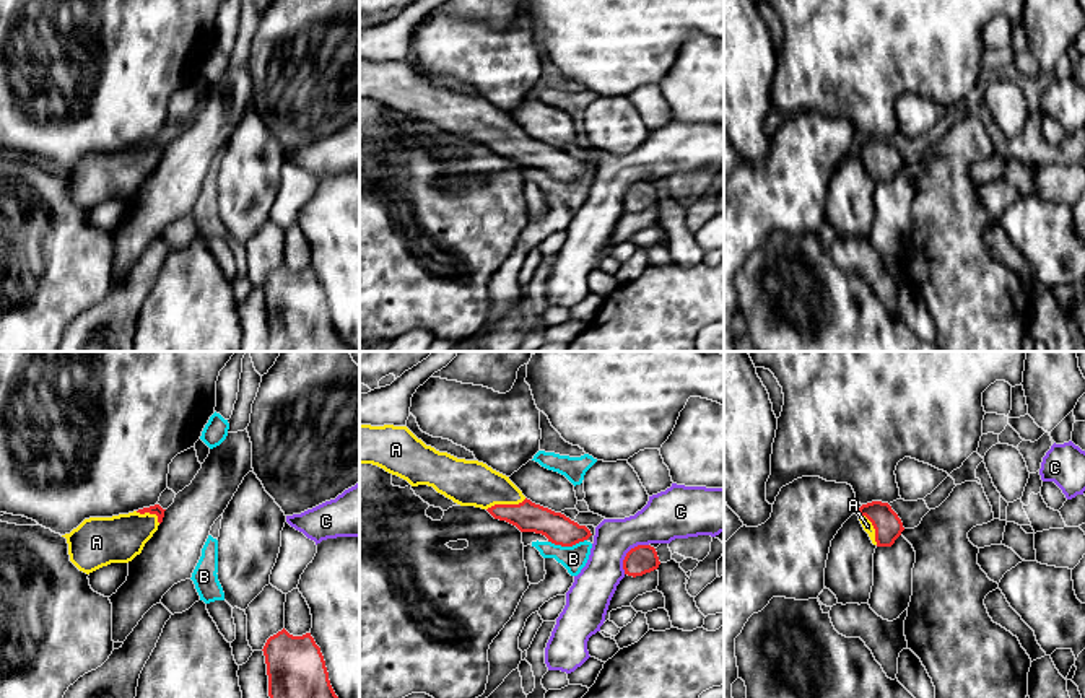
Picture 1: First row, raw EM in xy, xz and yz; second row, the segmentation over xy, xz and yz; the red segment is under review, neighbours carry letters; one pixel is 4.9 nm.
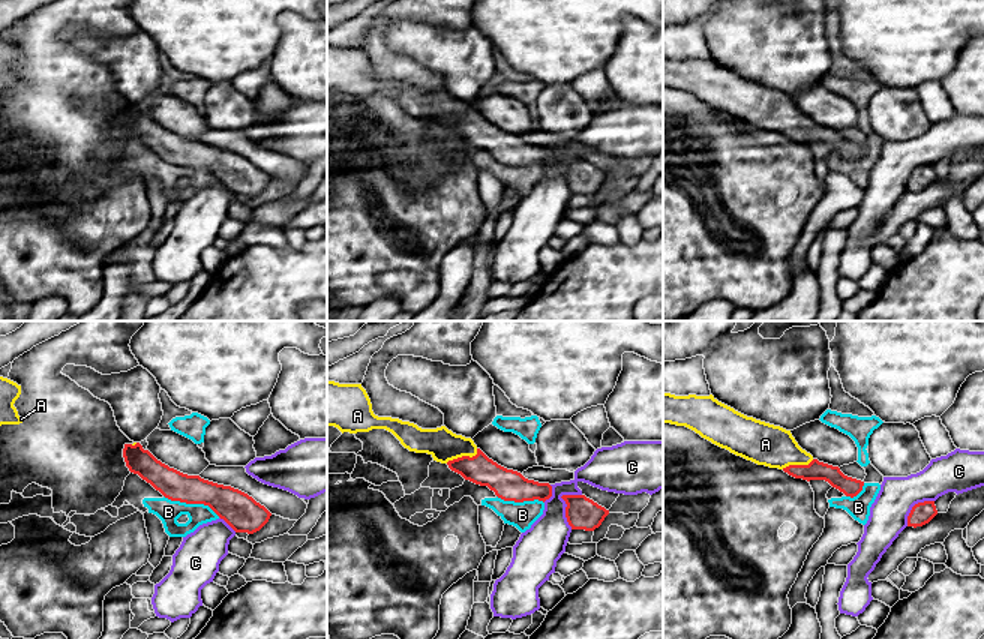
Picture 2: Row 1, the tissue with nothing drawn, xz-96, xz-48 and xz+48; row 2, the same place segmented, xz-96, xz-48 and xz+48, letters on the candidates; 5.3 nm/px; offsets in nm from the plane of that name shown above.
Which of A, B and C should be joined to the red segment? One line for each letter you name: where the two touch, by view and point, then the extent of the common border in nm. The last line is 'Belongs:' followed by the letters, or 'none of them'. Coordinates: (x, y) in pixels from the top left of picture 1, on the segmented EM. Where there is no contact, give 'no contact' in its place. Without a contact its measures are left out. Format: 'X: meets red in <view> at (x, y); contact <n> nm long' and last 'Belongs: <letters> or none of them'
A: meets red in xz at (506, 505); contact 200 nm long
Belongs: A

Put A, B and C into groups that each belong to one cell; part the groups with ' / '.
A / B / C

